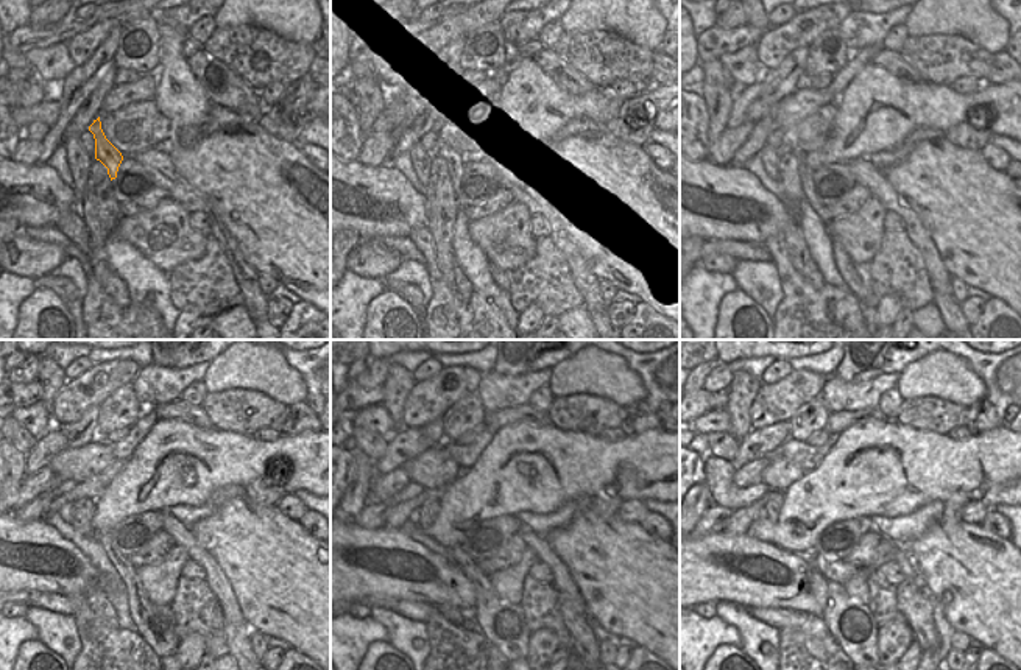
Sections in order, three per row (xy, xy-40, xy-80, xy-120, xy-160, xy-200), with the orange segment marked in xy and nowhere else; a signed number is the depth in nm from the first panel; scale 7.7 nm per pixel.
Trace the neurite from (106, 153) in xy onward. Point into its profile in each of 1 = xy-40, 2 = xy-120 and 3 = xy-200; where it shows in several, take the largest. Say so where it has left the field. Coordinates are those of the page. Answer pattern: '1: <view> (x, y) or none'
1: xy-40 (457, 165)
2: xy-120 (153, 622)
3: xy-200 (851, 625)

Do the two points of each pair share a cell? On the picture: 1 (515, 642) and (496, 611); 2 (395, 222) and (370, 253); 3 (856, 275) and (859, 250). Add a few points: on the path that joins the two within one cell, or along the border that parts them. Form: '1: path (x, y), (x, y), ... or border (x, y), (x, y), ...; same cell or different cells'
1: path (510, 634), (498, 619); same cell
2: border (362, 240), (373, 242); different cells
3: border (831, 237), (840, 243), (853, 260), (869, 264); different cells

